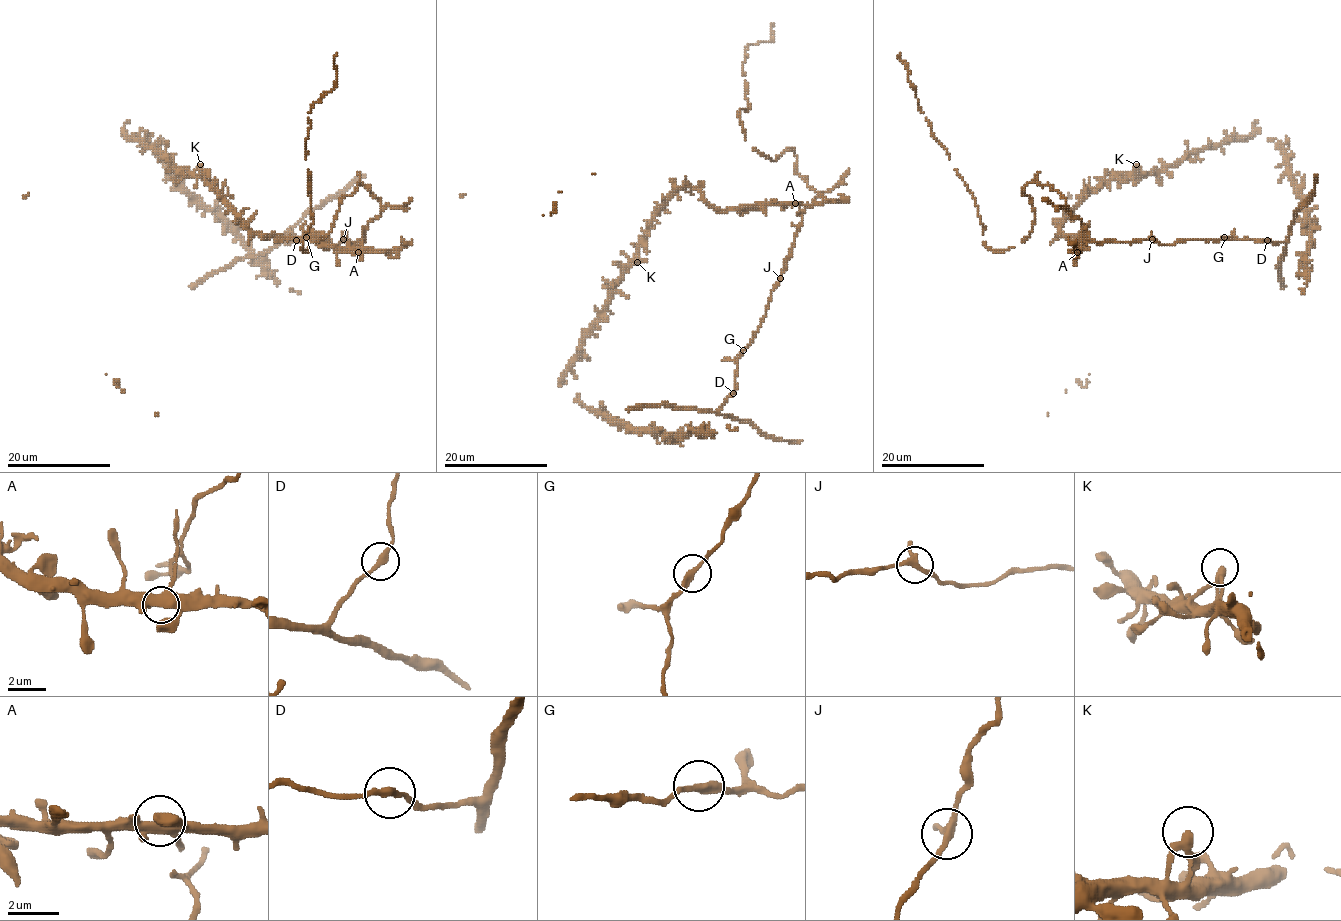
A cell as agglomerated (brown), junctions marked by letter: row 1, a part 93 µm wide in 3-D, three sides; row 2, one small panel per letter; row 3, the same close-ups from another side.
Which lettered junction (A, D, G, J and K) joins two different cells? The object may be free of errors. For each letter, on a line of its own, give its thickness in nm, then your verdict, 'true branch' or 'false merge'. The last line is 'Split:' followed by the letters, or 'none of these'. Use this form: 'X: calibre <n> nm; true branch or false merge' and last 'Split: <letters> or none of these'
A: calibre 400 nm; true branch
D: calibre 280 nm; true branch
G: calibre 280 nm; true branch
J: calibre 240 nm; true branch
K: calibre 240 nm; true branch
Split: none of these

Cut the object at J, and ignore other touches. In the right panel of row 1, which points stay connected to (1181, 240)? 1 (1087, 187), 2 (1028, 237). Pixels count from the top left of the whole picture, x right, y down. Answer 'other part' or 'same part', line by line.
1: same part
2: other part

